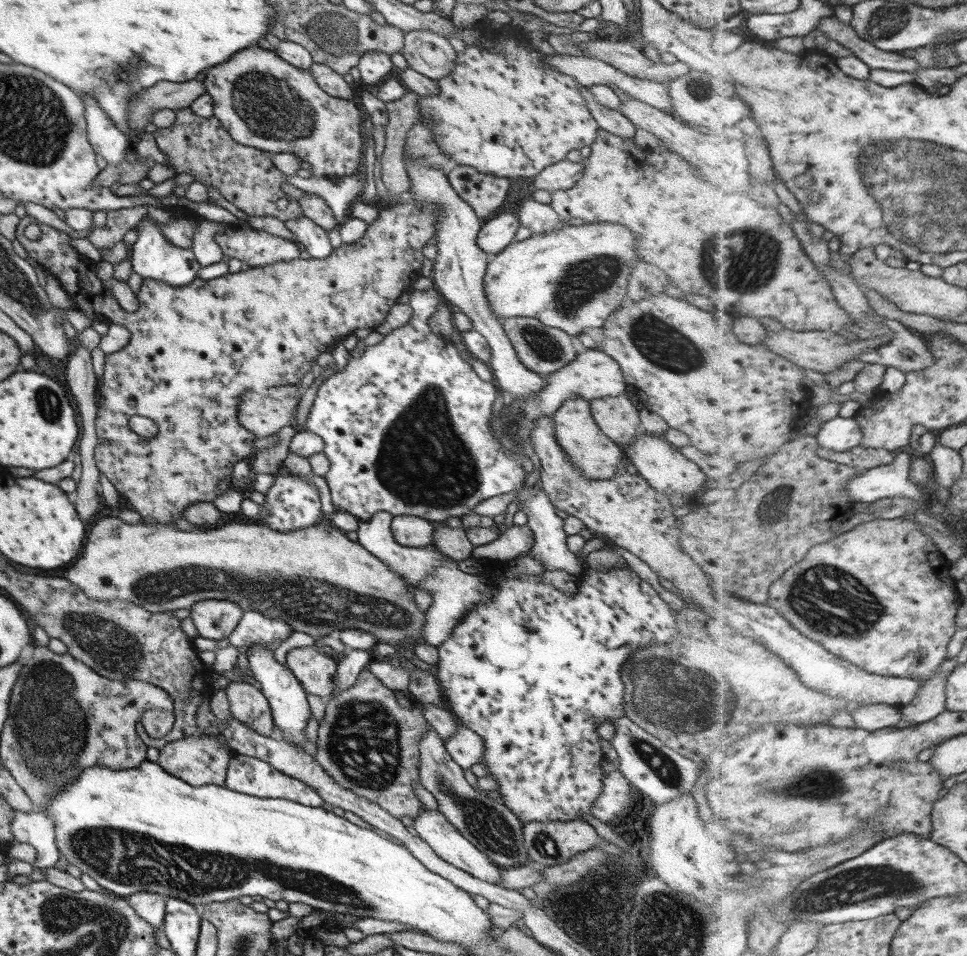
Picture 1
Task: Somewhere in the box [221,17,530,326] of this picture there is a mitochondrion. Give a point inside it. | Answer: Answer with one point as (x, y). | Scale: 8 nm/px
(271, 110)

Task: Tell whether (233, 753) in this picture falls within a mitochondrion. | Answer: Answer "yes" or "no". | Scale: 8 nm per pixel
no

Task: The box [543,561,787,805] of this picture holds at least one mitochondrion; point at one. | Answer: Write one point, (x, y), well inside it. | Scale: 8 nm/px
(647, 703)

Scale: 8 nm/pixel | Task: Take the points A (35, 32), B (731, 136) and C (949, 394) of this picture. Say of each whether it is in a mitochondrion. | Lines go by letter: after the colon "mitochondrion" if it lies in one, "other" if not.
A: other
B: other
C: mitochondrion

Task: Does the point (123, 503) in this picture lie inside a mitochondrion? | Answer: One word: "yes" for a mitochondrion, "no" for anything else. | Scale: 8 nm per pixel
no

